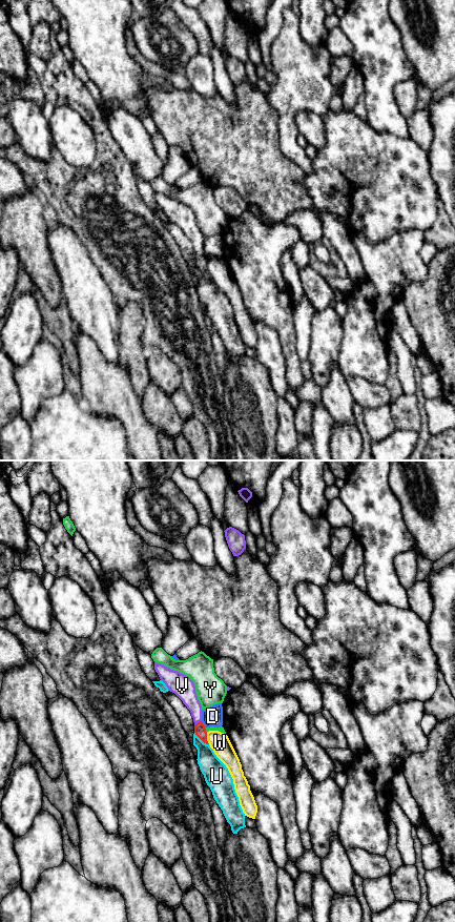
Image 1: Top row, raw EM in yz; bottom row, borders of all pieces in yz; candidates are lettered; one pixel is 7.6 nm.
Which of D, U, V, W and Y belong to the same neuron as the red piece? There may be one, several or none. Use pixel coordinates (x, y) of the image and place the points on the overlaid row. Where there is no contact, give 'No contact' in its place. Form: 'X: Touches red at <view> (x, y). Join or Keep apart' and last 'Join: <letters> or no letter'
D: Touches red at yz (203, 724). Keep apart
U: Touches red at yz (201, 739). Keep apart
V: Touches red at yz (198, 722). Join
W: Touches red at yz (206, 738). Keep apart
Y: Touches red at yz (205, 730). Keep apart
Join: V

